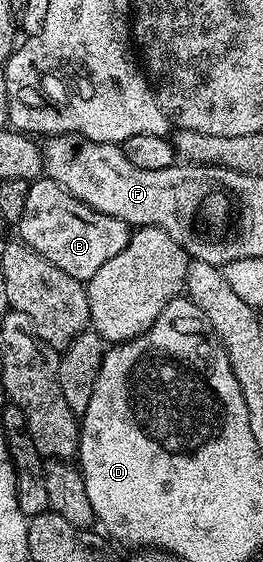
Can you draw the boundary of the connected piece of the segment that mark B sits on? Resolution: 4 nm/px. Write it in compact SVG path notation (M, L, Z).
M39 177L30 183L28 202L16 227L22 234L19 235L21 242L36 249L36 253L48 257L48 261L52 261L56 269L64 269L68 277L83 281L89 281L100 265L112 261L112 257L116 257L116 253L128 245L132 234L129 223L93 211L88 204L72 197L72 193L49 177Z

